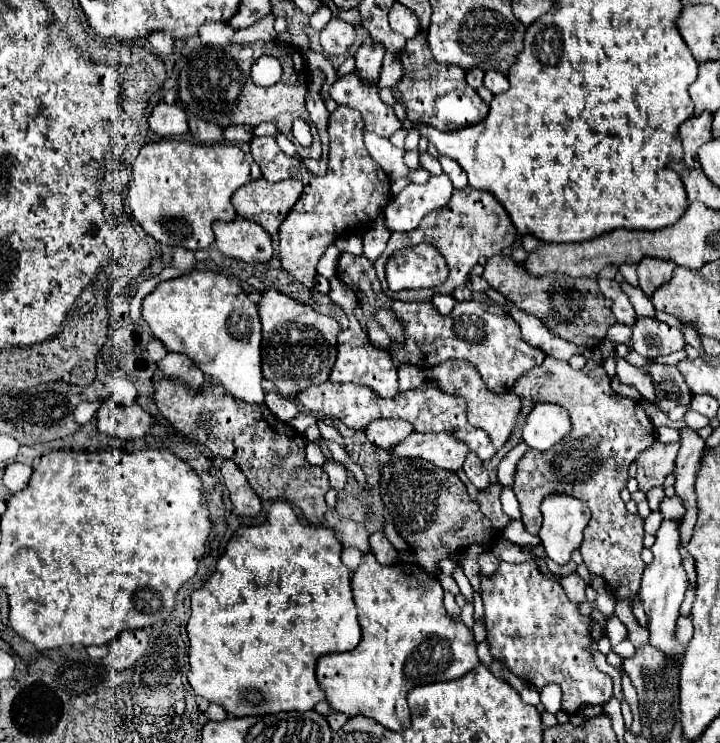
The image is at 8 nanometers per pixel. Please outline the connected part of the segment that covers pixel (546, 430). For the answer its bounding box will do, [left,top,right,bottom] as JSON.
[523,403,571,451]

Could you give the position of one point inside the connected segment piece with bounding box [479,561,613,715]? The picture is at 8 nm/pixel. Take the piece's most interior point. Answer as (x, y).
(532, 628)

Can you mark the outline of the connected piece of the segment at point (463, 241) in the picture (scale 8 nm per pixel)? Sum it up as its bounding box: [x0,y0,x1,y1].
[375,185,517,301]

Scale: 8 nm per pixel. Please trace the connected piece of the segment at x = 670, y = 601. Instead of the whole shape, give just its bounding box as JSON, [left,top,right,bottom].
[639,521,687,665]

